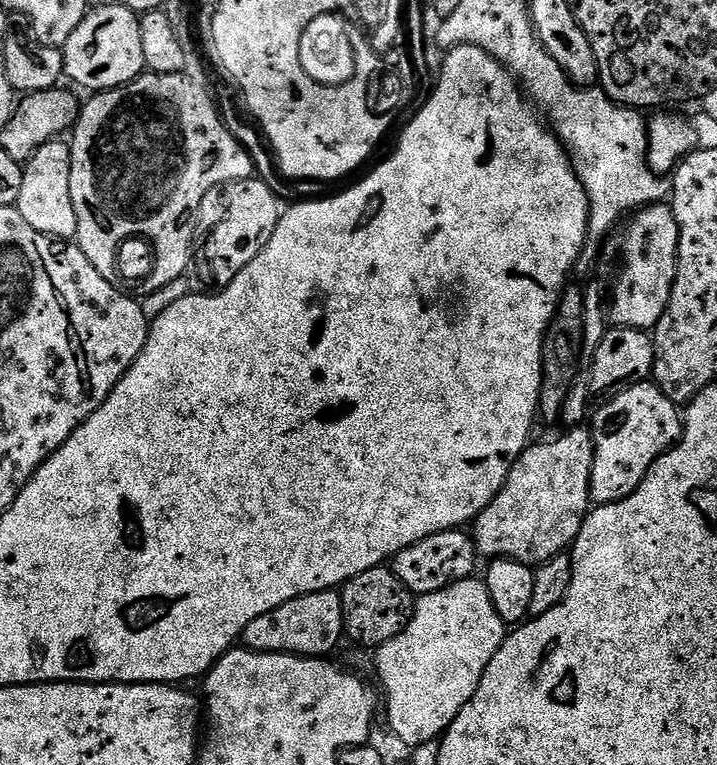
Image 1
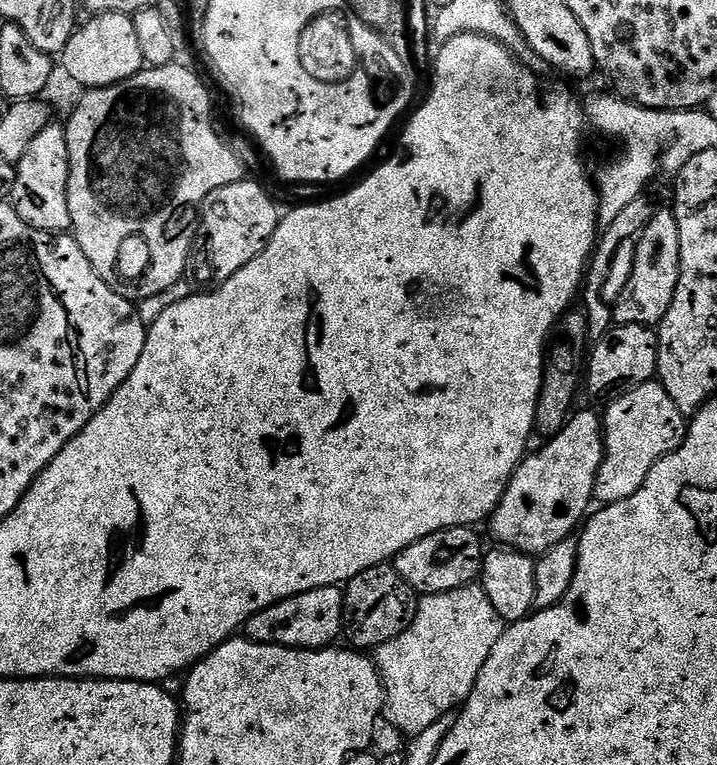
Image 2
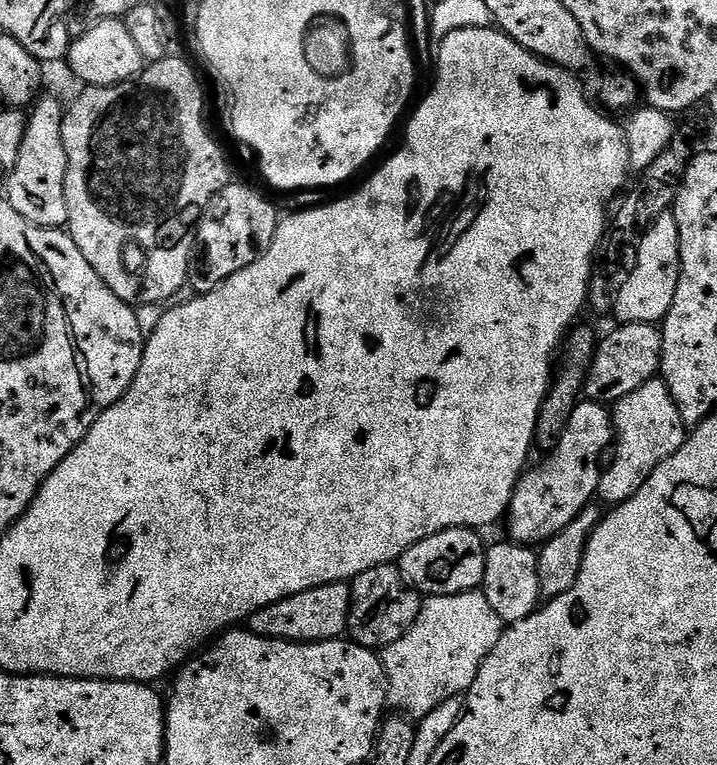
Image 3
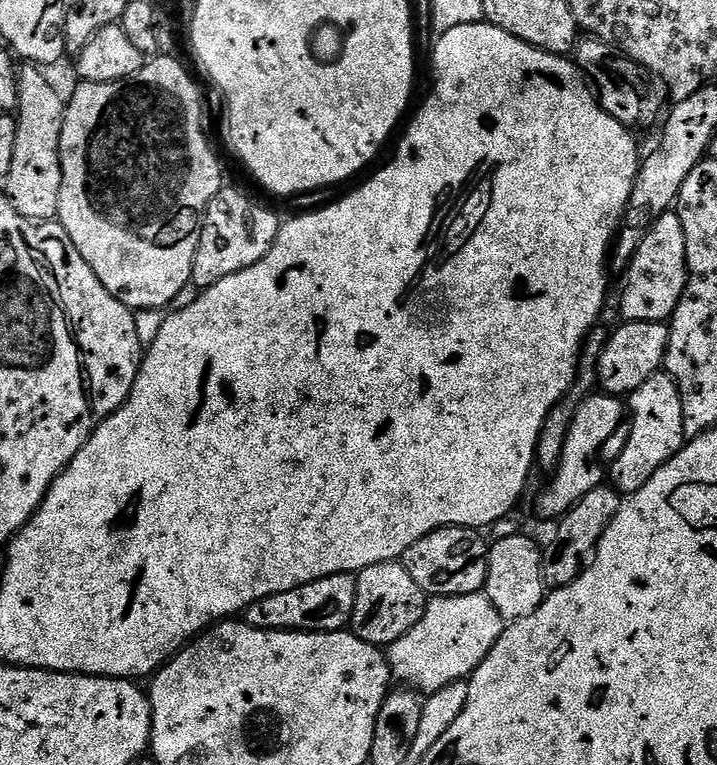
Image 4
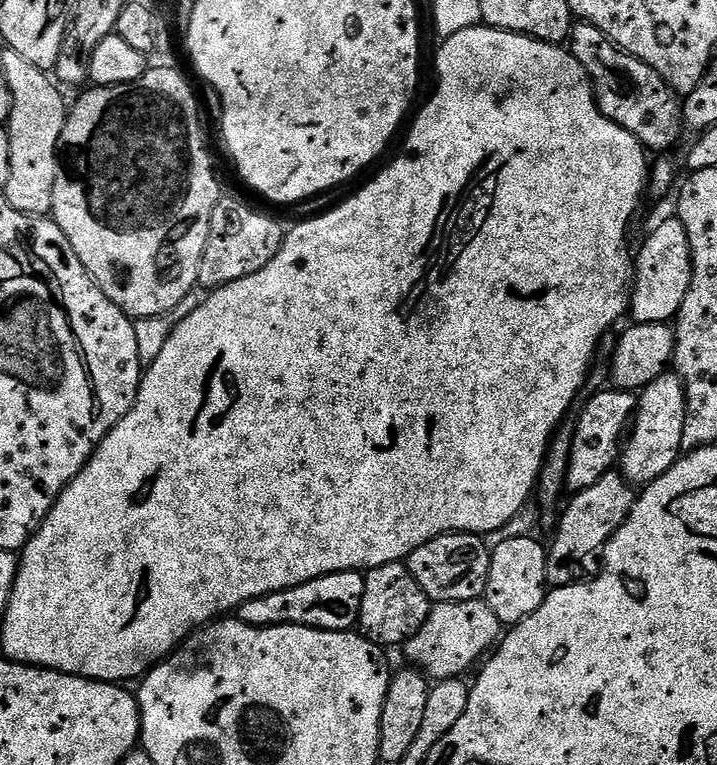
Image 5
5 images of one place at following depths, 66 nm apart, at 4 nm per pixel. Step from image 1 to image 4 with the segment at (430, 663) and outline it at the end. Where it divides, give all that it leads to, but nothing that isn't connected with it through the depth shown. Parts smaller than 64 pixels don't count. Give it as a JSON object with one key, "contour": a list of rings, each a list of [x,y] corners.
{"contour":[[[475,592],[474,594],[466,594],[465,596],[434,596],[431,597],[424,605],[424,613],[422,618],[418,618],[418,622],[406,634],[402,634],[402,638],[398,638],[398,642],[387,645],[386,655],[388,658],[388,668],[392,672],[392,679],[397,685],[405,688],[411,688],[414,692],[421,694],[431,694],[442,690],[444,686],[458,684],[467,681],[479,669],[480,664],[486,658],[486,654],[490,654],[490,650],[496,647],[498,638],[504,635],[506,621],[498,614],[498,610],[494,610],[494,602],[490,602],[490,598],[484,592]]]}

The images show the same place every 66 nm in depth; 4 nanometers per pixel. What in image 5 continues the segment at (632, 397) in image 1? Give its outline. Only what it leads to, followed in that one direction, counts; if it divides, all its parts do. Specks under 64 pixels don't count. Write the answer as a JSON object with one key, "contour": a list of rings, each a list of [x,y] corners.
{"contour":[[[675,371],[654,378],[638,396],[634,423],[618,460],[618,471],[629,484],[653,484],[670,466],[674,466],[682,453],[682,426],[686,426],[686,394],[684,384]]]}

